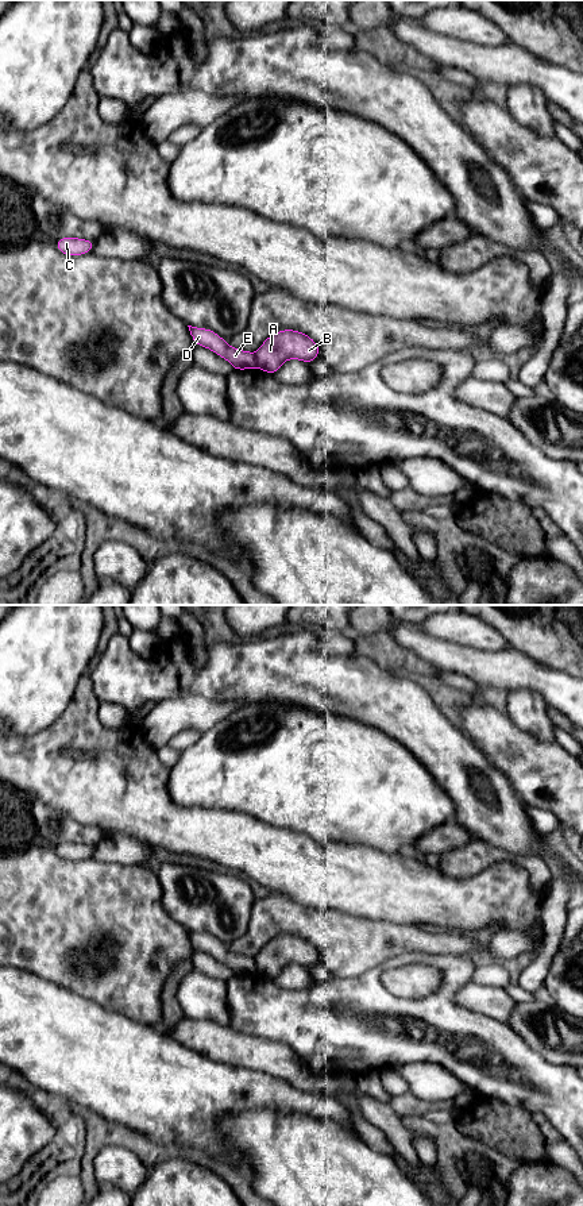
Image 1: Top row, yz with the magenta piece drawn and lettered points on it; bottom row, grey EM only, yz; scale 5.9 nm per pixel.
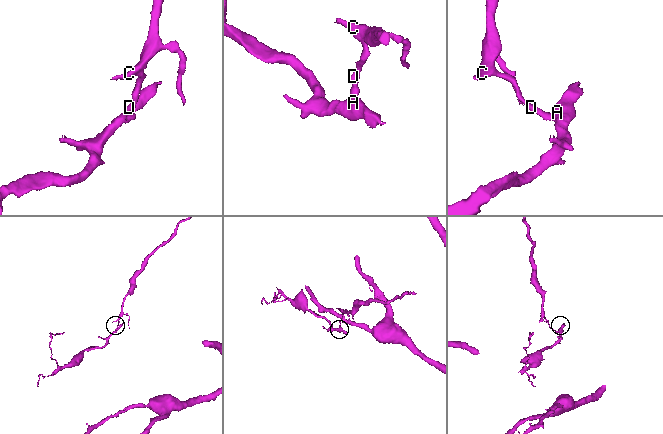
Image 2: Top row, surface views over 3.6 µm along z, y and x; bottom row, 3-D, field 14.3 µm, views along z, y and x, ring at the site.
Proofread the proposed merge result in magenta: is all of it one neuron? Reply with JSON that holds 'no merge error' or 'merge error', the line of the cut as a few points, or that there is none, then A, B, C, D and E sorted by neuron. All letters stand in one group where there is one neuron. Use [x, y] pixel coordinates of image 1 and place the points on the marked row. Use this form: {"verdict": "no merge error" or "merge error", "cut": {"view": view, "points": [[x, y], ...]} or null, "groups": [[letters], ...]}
{"verdict": "merge error", "cut": {"view": "yz", "points": [[254, 354], [257, 366]]}, "groups": [["A", "B"], ["C", "D", "E"]]}

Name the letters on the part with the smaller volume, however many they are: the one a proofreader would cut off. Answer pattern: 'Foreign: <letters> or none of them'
Foreign: A, B

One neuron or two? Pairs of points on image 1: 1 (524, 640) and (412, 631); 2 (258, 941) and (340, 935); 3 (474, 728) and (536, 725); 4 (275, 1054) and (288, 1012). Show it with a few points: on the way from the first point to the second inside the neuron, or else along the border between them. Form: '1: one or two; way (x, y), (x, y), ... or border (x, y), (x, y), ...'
1: two; border (510, 646), (537, 662)
2: one; way (278, 925), (320, 927)
3: two; border (500, 701), (504, 712), (520, 728), (547, 742)
4: two; border (247, 1035), (285, 1043), (302, 1063)

